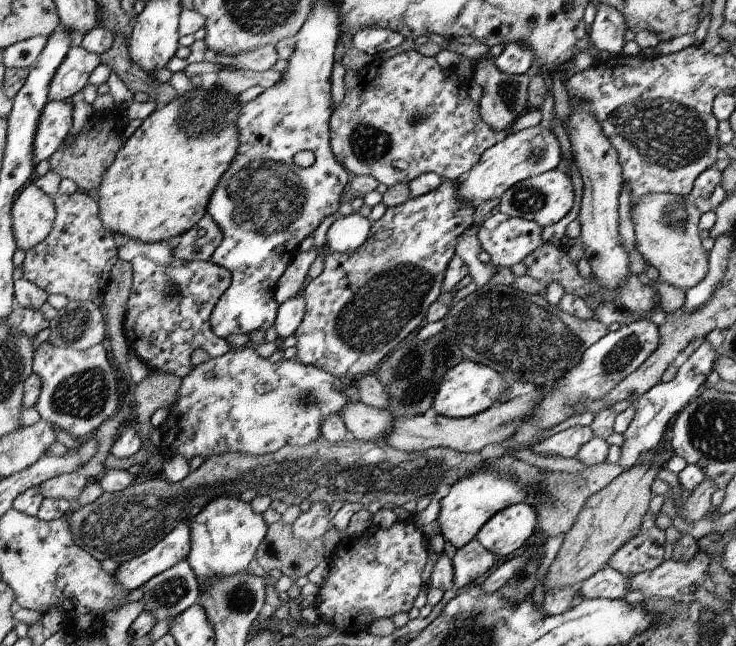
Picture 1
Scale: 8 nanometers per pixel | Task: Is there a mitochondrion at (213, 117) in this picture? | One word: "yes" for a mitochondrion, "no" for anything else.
yes

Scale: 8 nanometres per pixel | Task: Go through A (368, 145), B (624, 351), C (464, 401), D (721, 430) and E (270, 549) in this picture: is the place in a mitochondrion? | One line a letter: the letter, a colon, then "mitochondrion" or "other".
A: mitochondrion
B: mitochondrion
C: other
D: mitochondrion
E: other

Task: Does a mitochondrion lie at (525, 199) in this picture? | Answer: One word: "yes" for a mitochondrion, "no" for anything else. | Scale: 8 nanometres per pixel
yes

